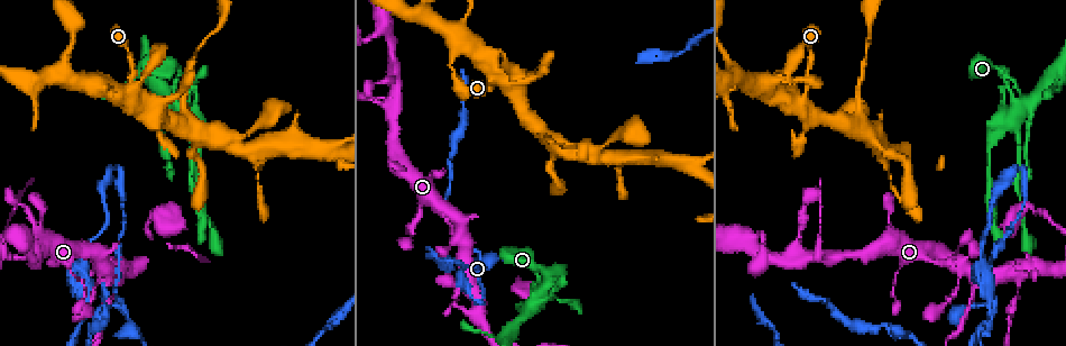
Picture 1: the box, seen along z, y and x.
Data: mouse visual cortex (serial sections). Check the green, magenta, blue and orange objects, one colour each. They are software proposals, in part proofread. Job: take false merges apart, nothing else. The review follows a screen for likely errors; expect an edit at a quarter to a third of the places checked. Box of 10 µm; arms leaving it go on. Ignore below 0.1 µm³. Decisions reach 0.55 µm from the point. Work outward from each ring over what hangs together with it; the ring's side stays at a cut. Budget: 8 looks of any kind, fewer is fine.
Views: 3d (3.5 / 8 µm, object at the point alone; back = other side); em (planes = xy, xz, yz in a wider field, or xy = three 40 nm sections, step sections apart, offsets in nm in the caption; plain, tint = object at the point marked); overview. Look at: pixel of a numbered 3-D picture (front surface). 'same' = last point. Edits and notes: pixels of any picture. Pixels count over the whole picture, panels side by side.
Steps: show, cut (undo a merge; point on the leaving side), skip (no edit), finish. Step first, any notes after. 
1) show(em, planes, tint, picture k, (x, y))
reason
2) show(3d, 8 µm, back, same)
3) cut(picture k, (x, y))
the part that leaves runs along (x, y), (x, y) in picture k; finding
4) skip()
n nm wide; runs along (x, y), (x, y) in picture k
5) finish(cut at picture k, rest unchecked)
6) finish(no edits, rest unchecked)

show(3d, 3.5 µm, picture 1, (1017, 136))
sudden change in width

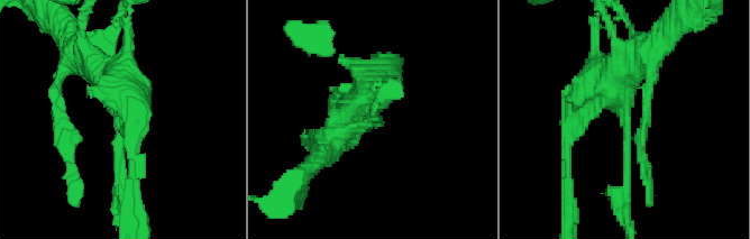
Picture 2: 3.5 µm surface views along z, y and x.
show(em, xy, step 5, tint, picture 2, (628, 119))

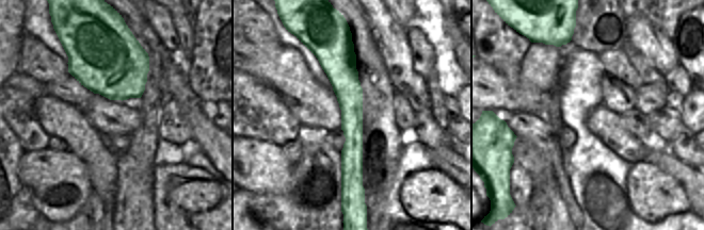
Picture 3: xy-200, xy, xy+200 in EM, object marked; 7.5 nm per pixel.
skip()
200 nm wide; runs along (91, 57), (119, 102), (122, 199) in picture 2; one cell here

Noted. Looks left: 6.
show(3d, 8 µm, picture 1, (1017, 276))

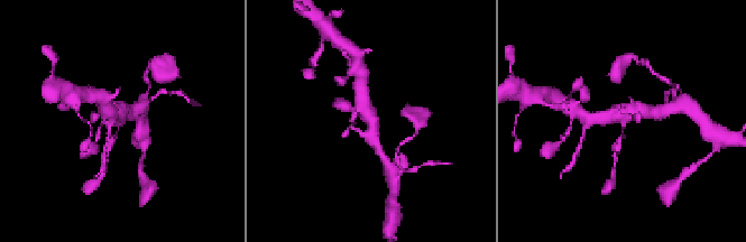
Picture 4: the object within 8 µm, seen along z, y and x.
show(3d, 3.5 µm, same)
closer look

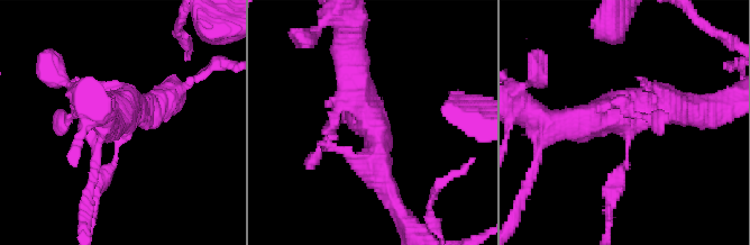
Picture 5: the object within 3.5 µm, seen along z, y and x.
show(em, xy, step 2, tint, picture 5, (621, 121))
need the tissue

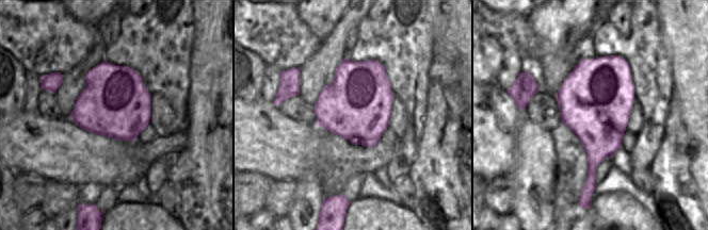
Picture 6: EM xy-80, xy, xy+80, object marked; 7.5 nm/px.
skip()
500 nm wide; runs along (351, 52), (386, 188) in picture 5; one cell here

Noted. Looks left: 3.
show(3d, 3.5 µm, picture 1, (113, 166))
abrupt turn

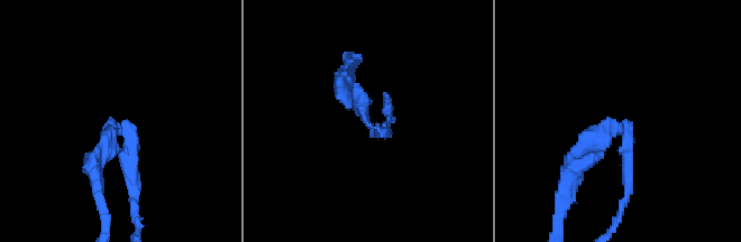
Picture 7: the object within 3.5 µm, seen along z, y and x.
cut(picture 7, (592, 139))
the part that leaves runs along (622, 136), (596, 142), (559, 201) in picture 7; two cells meet here

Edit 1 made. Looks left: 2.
finish(cut at picture 7, rest unchecked)

